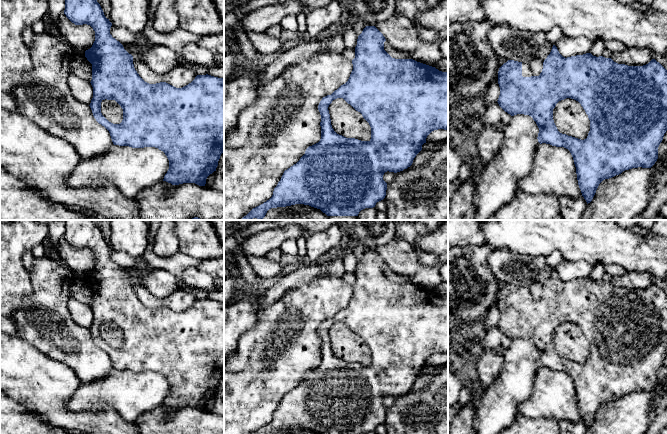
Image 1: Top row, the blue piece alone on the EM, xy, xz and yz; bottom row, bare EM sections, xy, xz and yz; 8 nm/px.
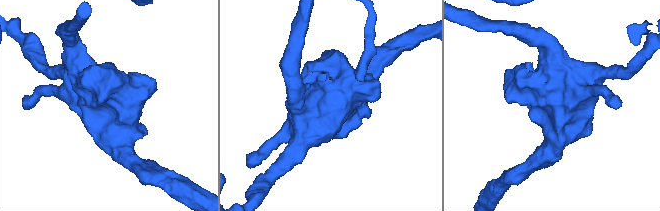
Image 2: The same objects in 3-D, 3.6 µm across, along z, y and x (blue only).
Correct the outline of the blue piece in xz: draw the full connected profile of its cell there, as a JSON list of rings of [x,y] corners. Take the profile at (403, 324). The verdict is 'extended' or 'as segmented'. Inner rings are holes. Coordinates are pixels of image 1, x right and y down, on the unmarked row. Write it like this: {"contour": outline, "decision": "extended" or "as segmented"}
{"contour": [[[366,250],[362,257],[358,260],[357,269],[355,271],[355,282],[352,284],[353,294],[348,305],[341,309],[331,319],[322,322],[318,329],[318,334],[321,339],[321,363],[318,367],[309,370],[305,378],[300,384],[284,395],[280,405],[274,412],[272,421],[263,428],[253,432],[252,434],[269,434],[271,432],[286,431],[295,428],[304,428],[320,434],[363,434],[365,432],[373,432],[376,427],[383,424],[386,420],[387,407],[383,404],[385,396],[400,396],[410,391],[416,379],[422,374],[422,369],[426,367],[427,360],[434,354],[444,353],[448,354],[448,296],[442,296],[435,291],[417,286],[413,283],[395,283],[392,282],[384,274],[384,266],[386,265],[383,258],[375,250]],[[343,322],[356,335],[360,336],[363,342],[369,347],[371,351],[371,363],[369,365],[361,365],[355,362],[346,362],[337,358],[331,349],[331,343],[328,331],[333,324]]], "decision": "as segmented"}

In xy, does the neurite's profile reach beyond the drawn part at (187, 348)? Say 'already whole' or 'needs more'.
already whole

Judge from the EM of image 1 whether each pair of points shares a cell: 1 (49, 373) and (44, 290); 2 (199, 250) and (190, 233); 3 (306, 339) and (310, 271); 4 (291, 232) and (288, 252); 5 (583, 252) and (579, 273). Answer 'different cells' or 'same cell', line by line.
1: different cells
2: same cell
3: different cells
4: different cells
5: different cells

